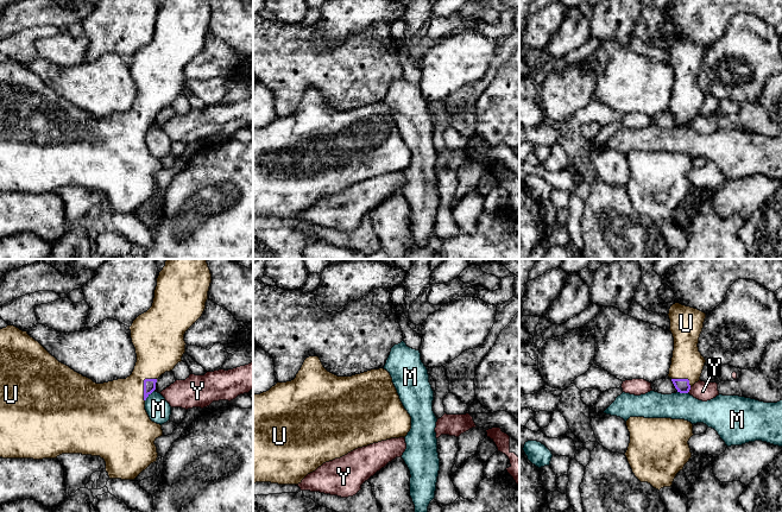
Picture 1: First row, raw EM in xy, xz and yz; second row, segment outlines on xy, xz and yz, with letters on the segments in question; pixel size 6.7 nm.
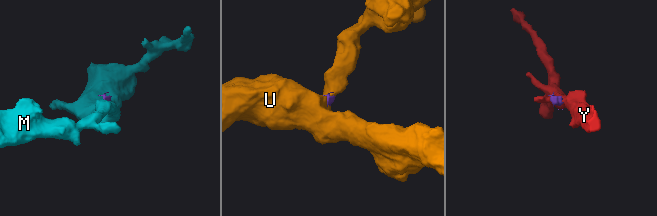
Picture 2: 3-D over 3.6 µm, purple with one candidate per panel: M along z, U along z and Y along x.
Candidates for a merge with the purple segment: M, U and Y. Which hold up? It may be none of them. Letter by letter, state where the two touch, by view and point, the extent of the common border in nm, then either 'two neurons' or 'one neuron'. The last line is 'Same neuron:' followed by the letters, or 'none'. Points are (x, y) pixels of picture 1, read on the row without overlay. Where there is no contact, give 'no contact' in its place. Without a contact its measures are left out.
M: xy (147, 130) | 100 nm | two neurons
U: xy (144, 119) | 180 nm | one neuron
Y: yz (689, 122) | 50 nm | two neurons
Same neuron: U

